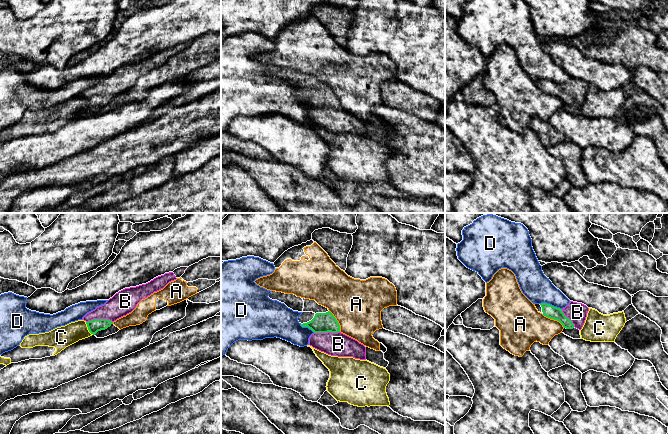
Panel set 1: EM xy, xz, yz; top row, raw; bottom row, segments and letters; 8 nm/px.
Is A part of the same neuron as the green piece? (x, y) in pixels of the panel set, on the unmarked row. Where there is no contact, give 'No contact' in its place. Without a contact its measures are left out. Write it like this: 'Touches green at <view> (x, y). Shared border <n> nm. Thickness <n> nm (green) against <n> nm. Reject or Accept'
Touches green at yz (553, 94). Shared border 220 nm. Thickness 100 nm (green) against 320 nm. Reject

